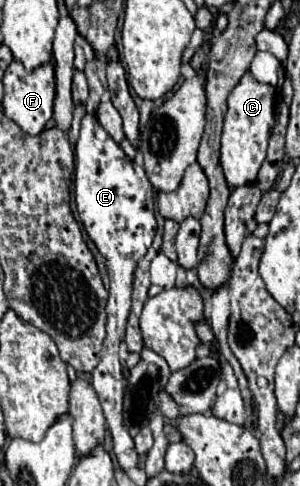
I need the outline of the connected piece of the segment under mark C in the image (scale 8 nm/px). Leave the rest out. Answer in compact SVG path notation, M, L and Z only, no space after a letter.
M249 70L231 90L227 98L229 108L225 114L221 136L221 166L229 188L255 182L259 168L267 156L269 138L273 134L271 130L275 126L275 100L277 100L277 88L257 82Z

